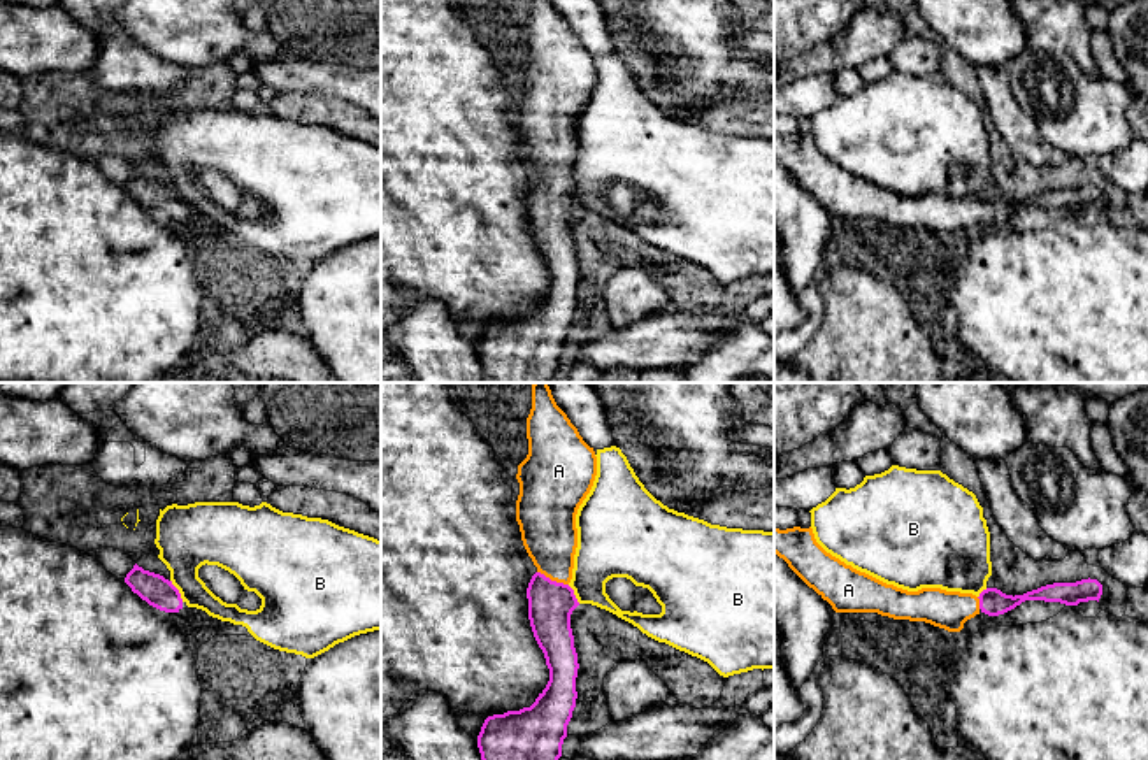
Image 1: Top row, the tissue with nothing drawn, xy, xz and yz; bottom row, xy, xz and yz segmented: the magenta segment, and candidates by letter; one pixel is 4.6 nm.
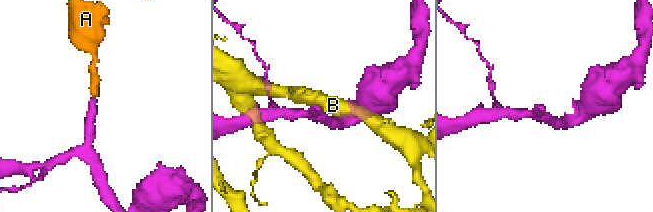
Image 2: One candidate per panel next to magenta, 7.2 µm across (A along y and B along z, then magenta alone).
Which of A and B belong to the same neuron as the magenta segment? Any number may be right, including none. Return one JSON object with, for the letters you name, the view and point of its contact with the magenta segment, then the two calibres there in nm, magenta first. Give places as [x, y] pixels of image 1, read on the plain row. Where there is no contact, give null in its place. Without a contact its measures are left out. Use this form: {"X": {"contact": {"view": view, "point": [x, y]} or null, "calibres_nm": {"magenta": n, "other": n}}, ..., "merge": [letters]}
{"A": {"contact": {"view": "xz", "point": [553, 188]}, "calibres_nm": {"magenta": 200, "other": 260}}, "merge": ["A"]}

